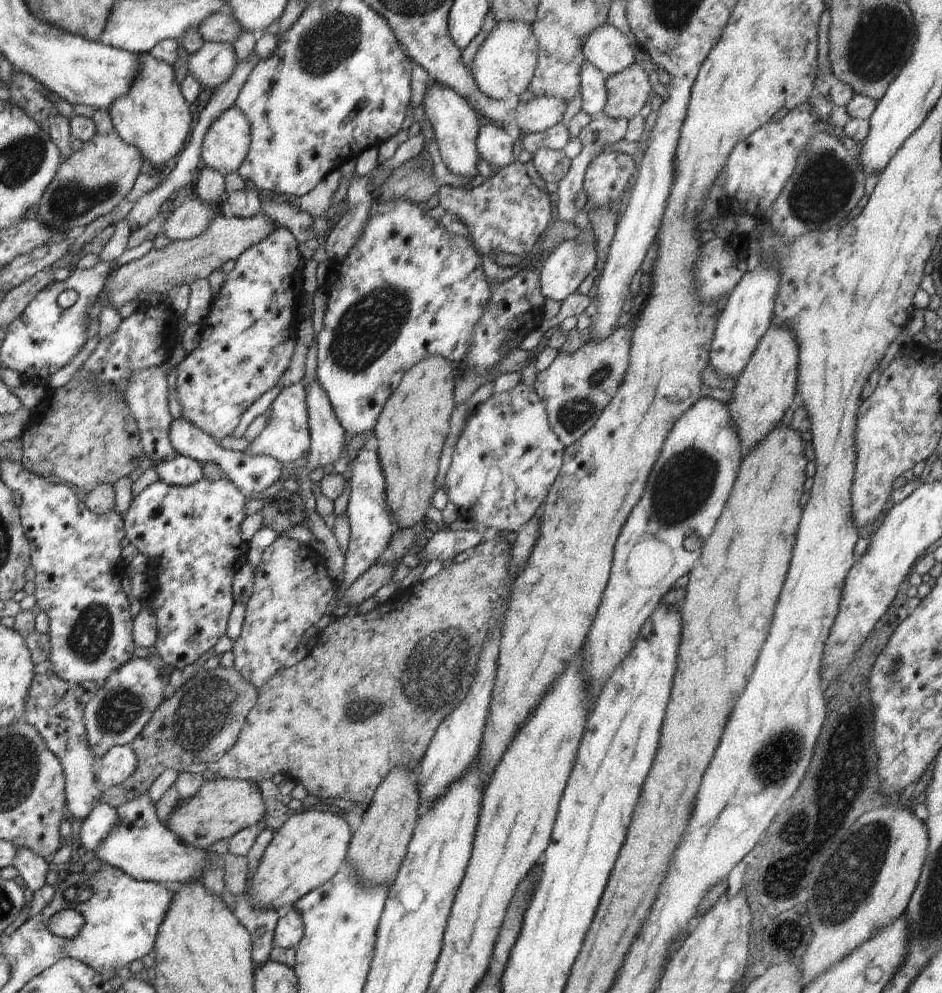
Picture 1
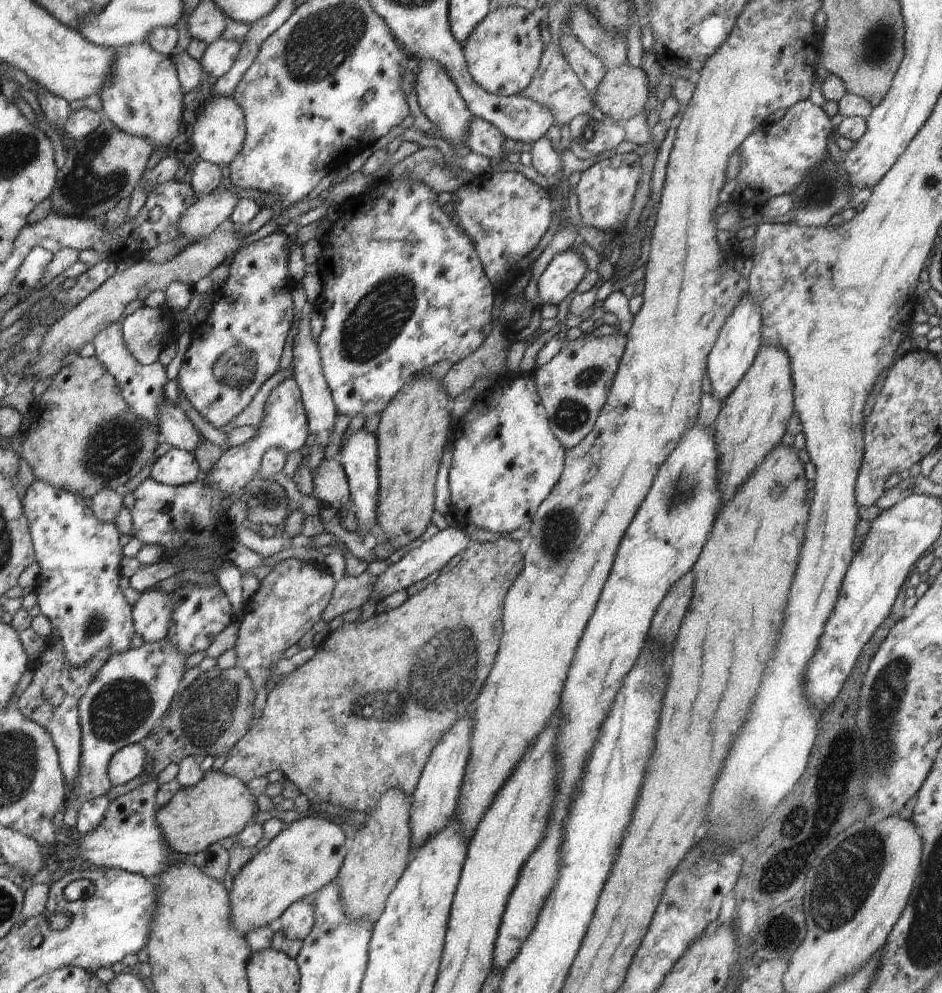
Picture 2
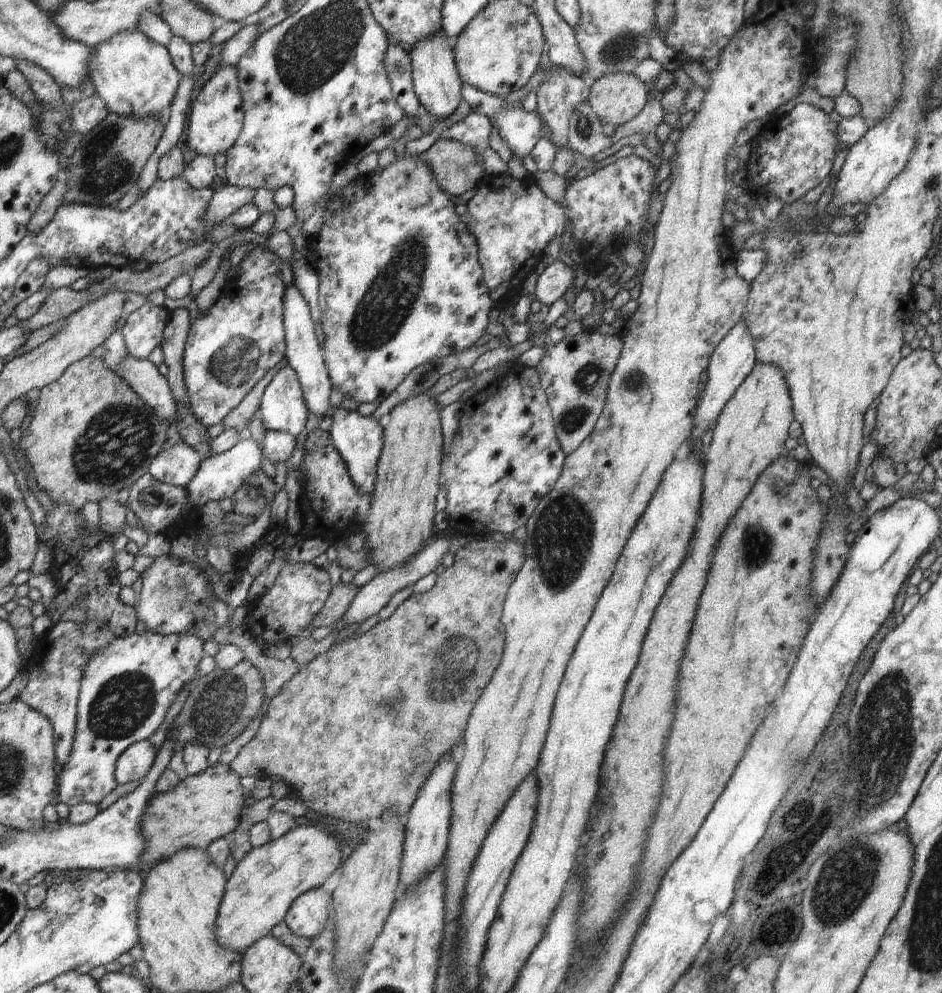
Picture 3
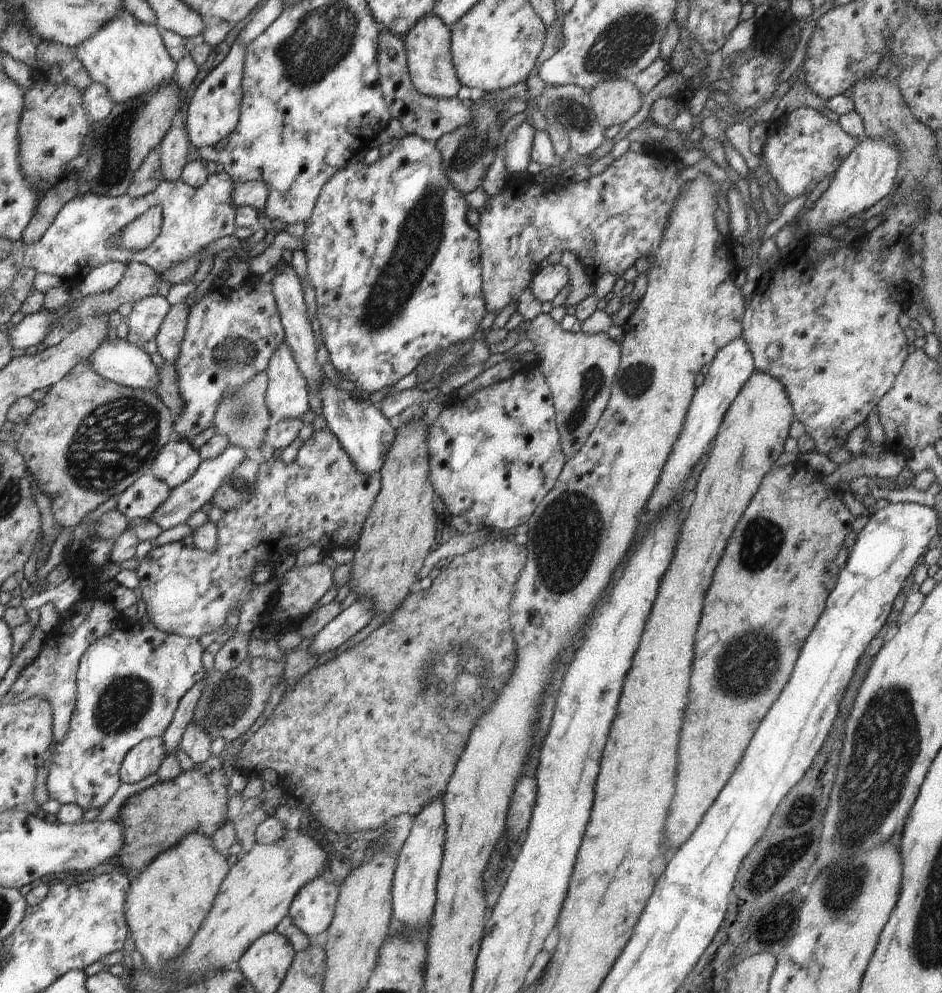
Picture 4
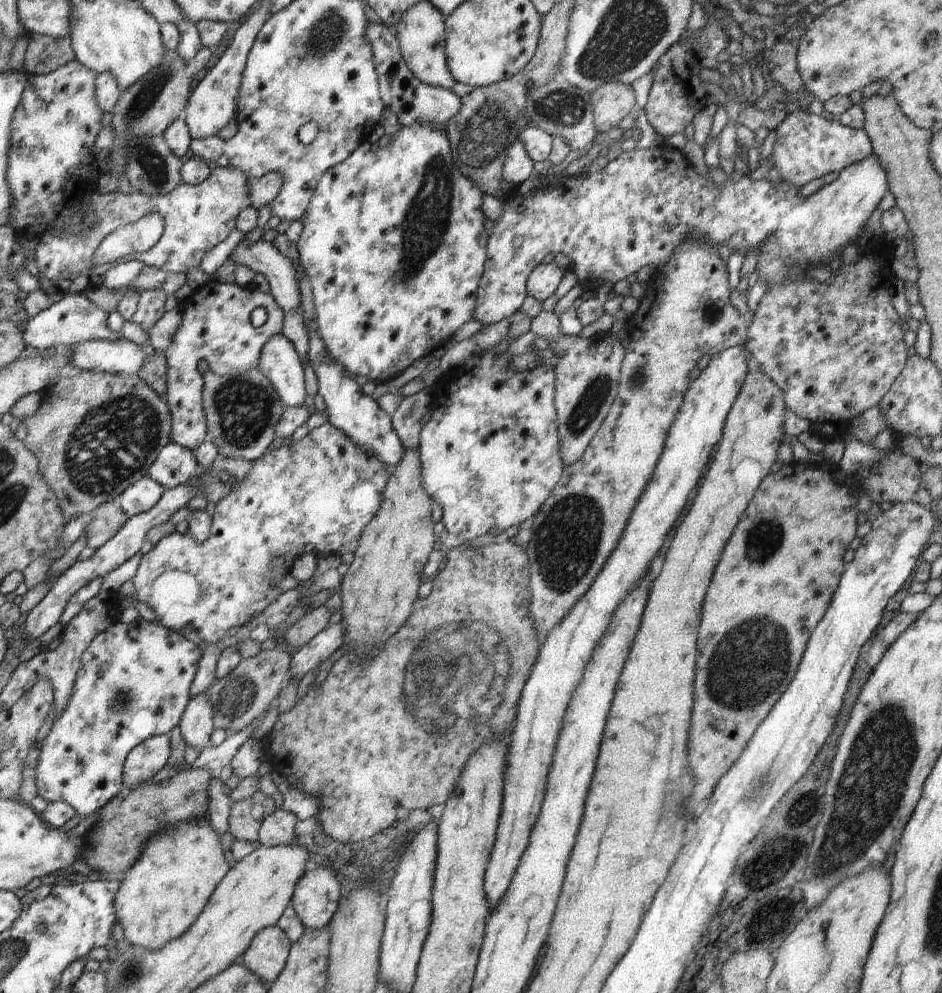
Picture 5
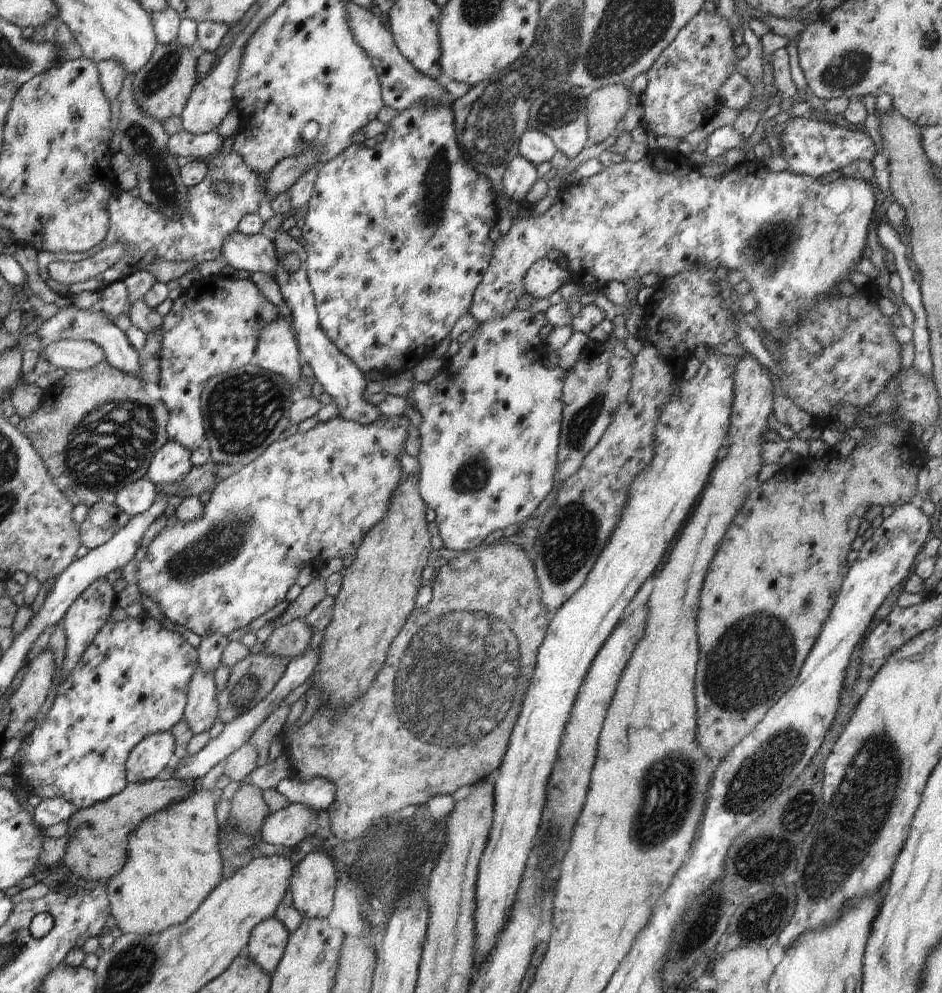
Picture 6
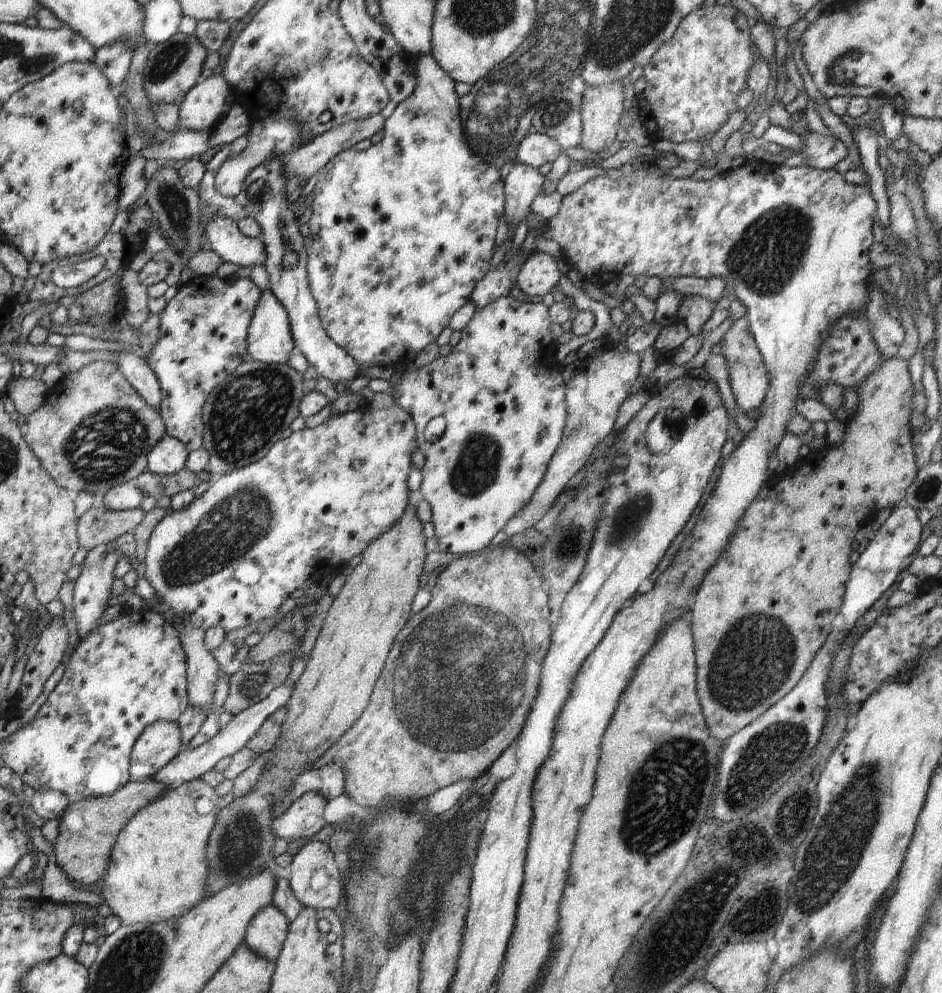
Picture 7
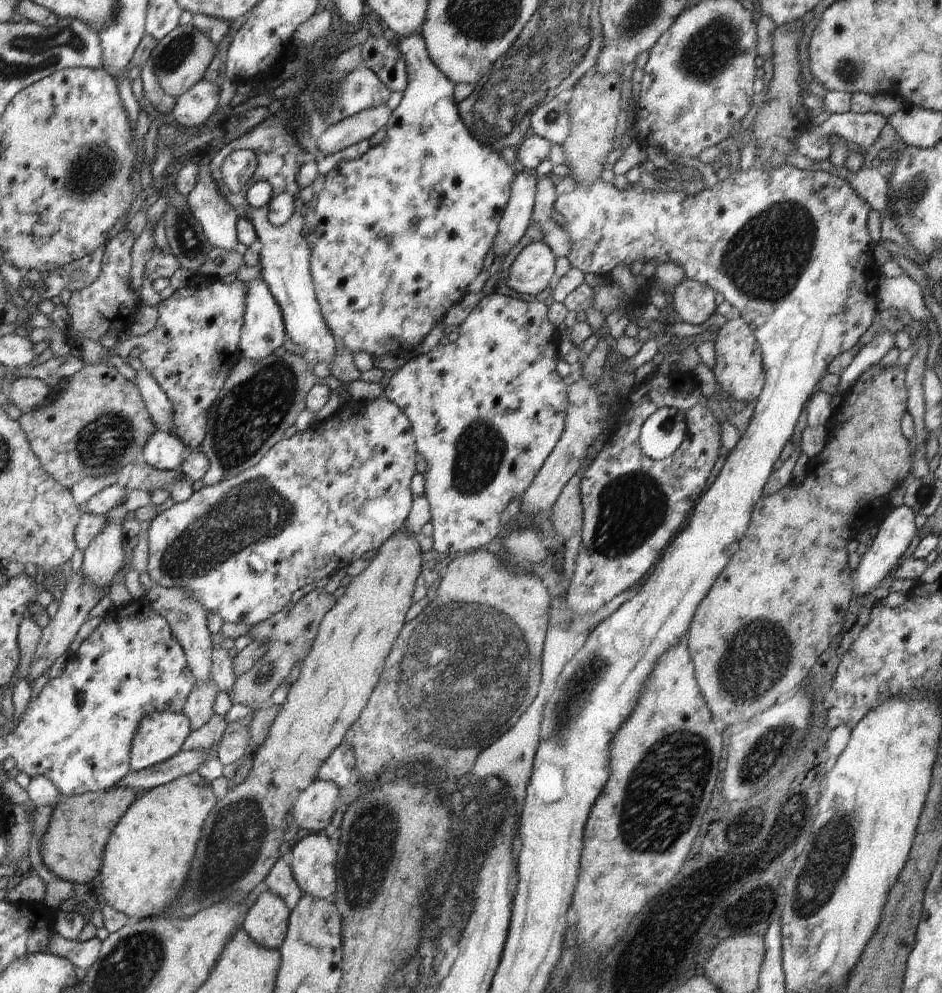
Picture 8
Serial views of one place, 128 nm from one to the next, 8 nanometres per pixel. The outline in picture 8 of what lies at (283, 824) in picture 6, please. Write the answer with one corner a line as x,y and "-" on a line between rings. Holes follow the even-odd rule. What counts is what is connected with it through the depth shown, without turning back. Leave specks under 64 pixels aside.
315,780
304,792
300,793
292,816
298,828
310,833
323,833
332,827
332,820
337,816
336,802
340,788
328,780

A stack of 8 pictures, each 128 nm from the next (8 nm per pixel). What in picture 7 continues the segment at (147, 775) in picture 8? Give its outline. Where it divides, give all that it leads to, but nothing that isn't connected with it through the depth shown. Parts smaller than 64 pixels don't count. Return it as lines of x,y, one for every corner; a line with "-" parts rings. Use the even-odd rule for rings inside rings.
282,684
276,689
270,692
269,696
266,696
264,700
257,704
252,704
249,708
246,708
238,715
234,715
232,720
222,728
216,736
214,736
209,742
204,745
198,746
196,749
183,749
173,760
170,760
169,764
166,764
159,772
151,777
155,782
158,782
166,787
172,788
173,786
180,786
183,783
191,782
195,779
201,779
201,777
213,770
216,764
225,757
232,757
240,750
246,747
246,744
250,742
250,739
256,736
256,733
260,730
260,727
264,724
266,719
274,714
282,706
287,706
290,696
292,695
294,686
288,686
288,684

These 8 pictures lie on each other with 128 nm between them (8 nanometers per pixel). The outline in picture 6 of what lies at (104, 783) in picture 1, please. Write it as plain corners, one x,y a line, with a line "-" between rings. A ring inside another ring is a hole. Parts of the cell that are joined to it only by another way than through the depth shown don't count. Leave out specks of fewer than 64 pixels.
170,731
144,738
127,757
127,783
142,783
156,776
174,762
175,741

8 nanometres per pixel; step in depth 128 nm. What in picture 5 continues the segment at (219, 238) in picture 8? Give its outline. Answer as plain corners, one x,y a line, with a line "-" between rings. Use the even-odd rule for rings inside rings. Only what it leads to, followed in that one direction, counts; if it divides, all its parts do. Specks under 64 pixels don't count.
243,240
230,257
234,263
266,277
270,283
270,294
284,313
301,311
297,270
285,252
279,252
272,243
262,240
252,244

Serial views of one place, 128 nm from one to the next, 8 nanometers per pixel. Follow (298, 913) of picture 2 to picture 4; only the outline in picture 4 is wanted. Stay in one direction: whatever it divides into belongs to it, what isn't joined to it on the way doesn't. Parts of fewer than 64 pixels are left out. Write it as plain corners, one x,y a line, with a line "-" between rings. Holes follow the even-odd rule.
318,876
304,884
289,908
290,918
306,936
327,930
335,913
339,885

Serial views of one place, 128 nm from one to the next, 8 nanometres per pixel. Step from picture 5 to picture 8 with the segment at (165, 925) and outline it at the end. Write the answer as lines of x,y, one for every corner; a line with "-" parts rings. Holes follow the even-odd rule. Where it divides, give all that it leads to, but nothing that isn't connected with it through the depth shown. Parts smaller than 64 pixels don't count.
197,772
180,776
156,788
138,792
136,800
130,804
130,808
122,814
122,818
114,826
104,848
99,873
105,902
114,910
126,914
130,921
141,921
145,917
157,918
160,912
164,912
166,906
172,900
176,900
176,894
184,888
184,882
190,872
190,864
196,854
196,844
200,840
204,820
212,812
217,801
211,783

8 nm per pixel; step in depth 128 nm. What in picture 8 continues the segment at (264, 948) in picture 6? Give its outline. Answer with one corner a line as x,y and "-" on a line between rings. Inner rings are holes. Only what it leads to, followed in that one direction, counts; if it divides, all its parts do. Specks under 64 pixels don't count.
261,888
240,927
258,946
279,950
288,930
290,913
290,908
280,896

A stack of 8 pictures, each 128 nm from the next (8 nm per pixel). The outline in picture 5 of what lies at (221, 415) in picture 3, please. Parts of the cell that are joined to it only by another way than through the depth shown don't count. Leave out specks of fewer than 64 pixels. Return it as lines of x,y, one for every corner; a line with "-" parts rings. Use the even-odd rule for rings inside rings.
214,279
193,291
179,308
182,314
180,327
165,353
169,368
164,400
172,416
171,443
194,451
204,443
207,433
207,417
203,408
205,371
216,377
238,377
256,369
262,348
283,332
285,313
270,293
260,292
255,285
240,287
235,283
220,284
-
256,308
265,308
268,313
268,320
260,328
252,326
250,320

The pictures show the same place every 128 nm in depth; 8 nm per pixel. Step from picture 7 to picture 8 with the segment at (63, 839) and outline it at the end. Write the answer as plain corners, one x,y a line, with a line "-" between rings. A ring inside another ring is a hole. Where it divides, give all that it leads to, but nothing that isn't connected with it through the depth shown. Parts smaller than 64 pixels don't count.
112,787
100,792
86,792
78,796
64,797
62,803
58,804
52,812
51,819
46,826
46,833
42,839
41,856
44,865
61,880
68,882
77,882
78,884
88,884
92,882
100,872
100,860
104,854
104,848
110,838
110,834
114,830
114,826
118,824
118,820
122,818
122,814
130,808
130,804
136,800
136,790
132,788
116,788
-
92,856
92,860
98,860
98,866
88,866
88,858

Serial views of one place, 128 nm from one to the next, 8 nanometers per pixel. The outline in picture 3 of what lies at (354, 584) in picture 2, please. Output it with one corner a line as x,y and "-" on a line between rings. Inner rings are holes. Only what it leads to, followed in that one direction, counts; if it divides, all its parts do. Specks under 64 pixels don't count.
337,584
330,587
330,596
322,606
322,610
314,616
312,624
314,629
321,628
322,626
333,626
340,621
344,616
344,612
349,609
352,600
357,594
359,588
354,584

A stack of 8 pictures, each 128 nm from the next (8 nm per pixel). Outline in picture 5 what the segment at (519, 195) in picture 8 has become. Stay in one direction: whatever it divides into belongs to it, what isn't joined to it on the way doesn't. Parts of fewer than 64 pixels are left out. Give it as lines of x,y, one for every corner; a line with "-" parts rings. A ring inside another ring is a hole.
519,138
506,150
503,163
503,178
514,188
522,185
532,175
534,162
528,157

